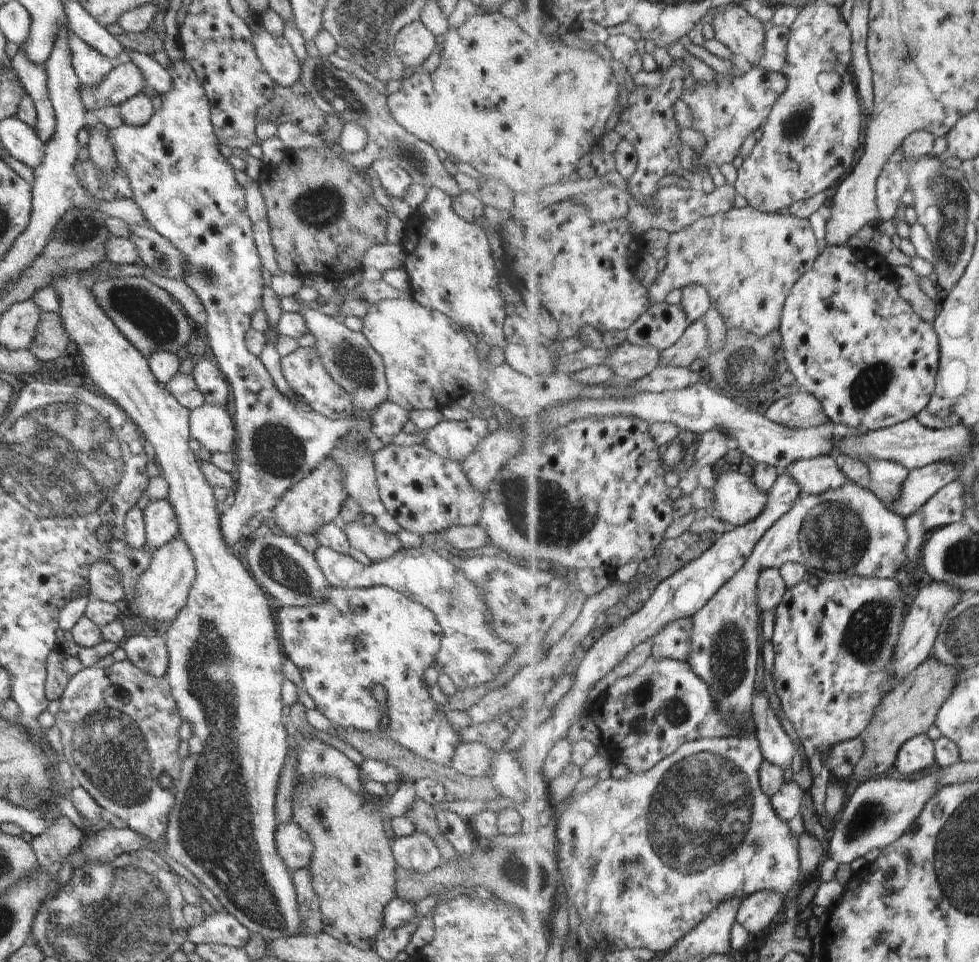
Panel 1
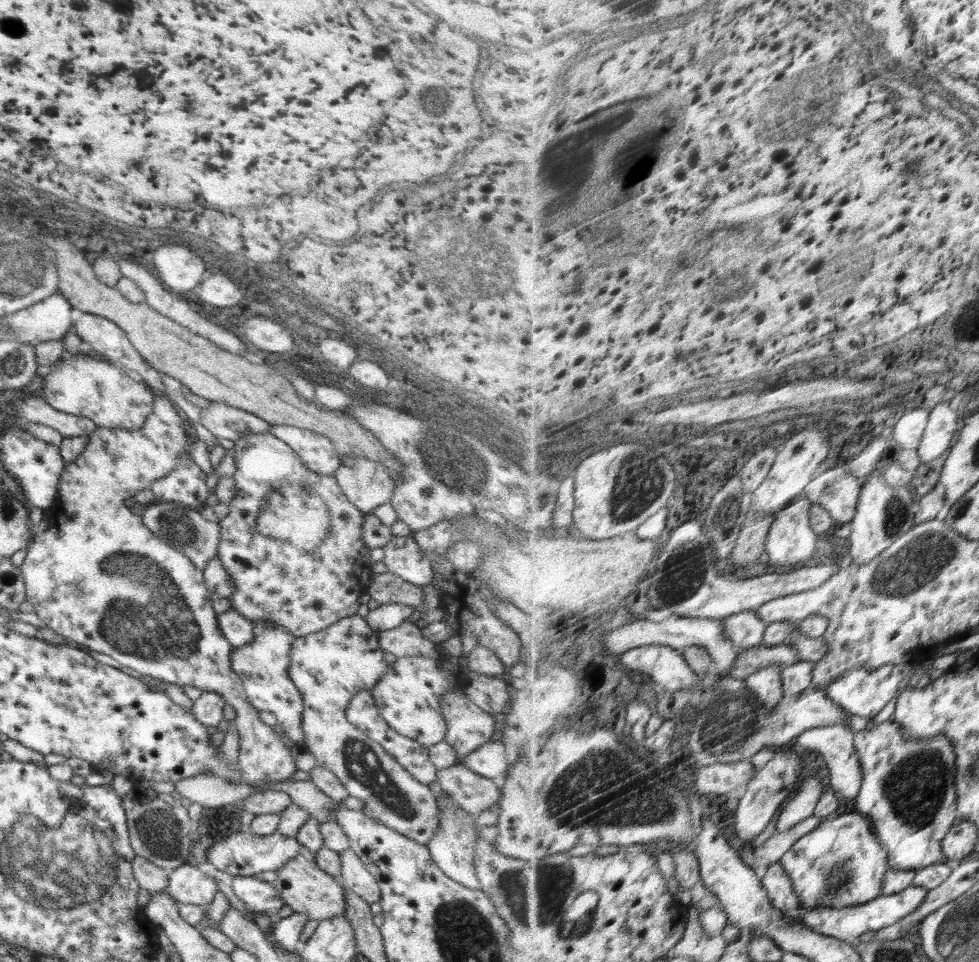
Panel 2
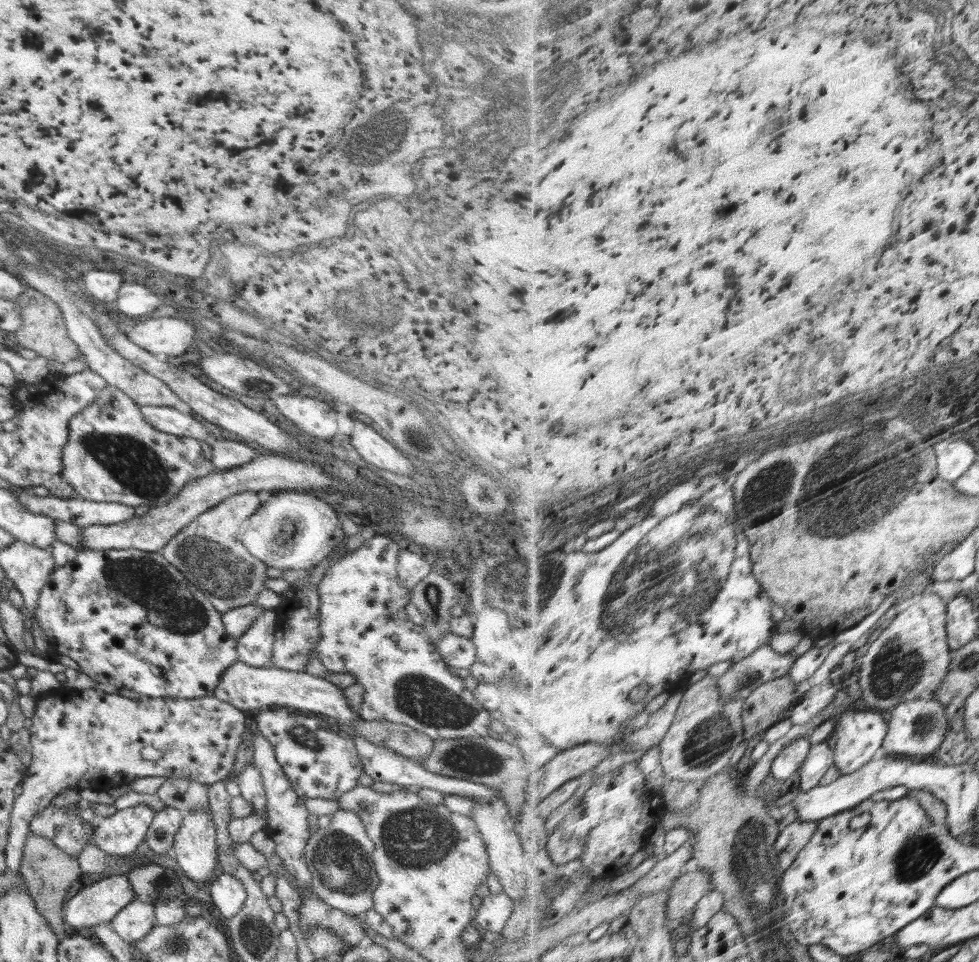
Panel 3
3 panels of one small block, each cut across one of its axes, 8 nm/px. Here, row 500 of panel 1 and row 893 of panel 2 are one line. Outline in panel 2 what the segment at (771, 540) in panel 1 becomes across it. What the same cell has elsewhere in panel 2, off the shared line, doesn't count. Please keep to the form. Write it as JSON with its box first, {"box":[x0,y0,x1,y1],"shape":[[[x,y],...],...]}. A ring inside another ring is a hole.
{"box":[781,813,890,912],"shape":[[[842,813],[832,821],[827,821],[814,833],[801,838],[784,856],[781,864],[794,881],[795,891],[799,895],[800,905],[804,912],[814,906],[833,906],[834,908],[846,908],[858,906],[876,900],[883,894],[884,879],[889,872],[890,851],[883,842],[872,832],[872,824],[861,813]]]}

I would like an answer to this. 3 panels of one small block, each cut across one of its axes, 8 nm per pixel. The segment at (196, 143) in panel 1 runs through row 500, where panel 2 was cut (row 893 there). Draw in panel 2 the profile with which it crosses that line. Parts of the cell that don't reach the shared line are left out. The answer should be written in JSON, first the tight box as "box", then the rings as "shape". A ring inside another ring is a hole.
{"box":[232,876,284,915],"shape":[[[238,876],[232,881],[234,894],[249,910],[272,915],[284,906],[284,900],[278,897],[272,883],[250,876]]]}

